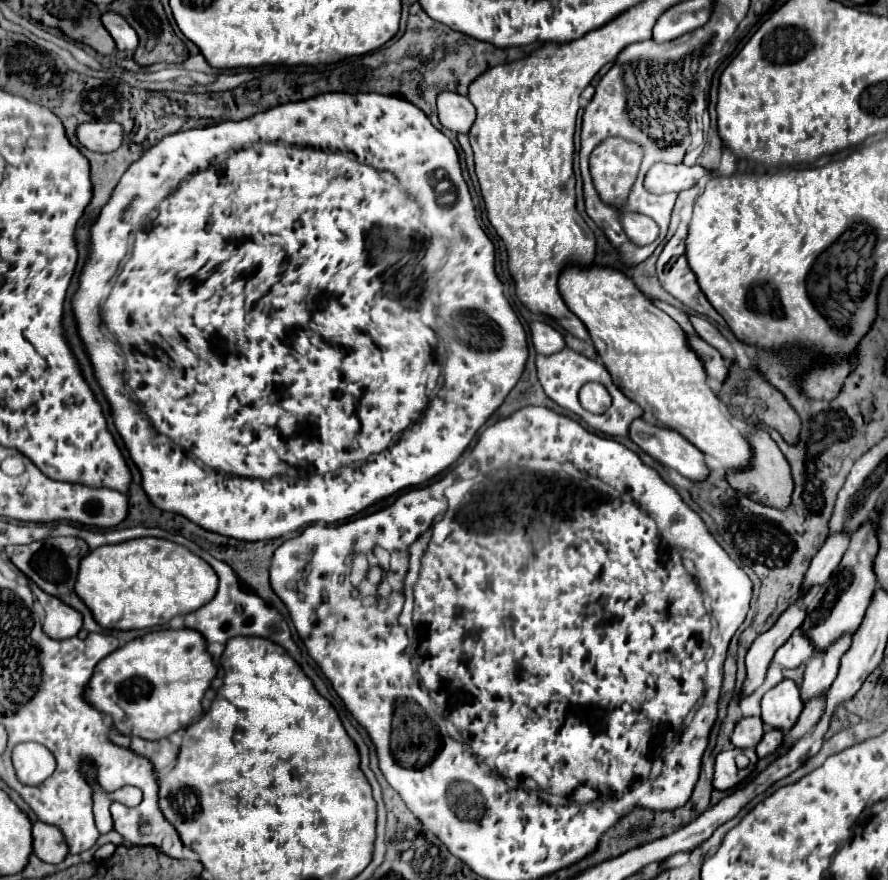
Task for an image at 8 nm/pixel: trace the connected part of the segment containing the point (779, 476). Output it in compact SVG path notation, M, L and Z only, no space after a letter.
M762 430L752 432L748 436L752 448L754 448L754 460L752 466L744 472L738 472L734 476L728 476L728 482L734 490L742 492L744 496L748 496L754 502L760 502L764 506L770 508L778 508L778 510L786 510L792 502L792 492L794 492L794 480L792 480L792 470L790 464L786 462L784 454L780 452L780 448L776 446L776 442Z

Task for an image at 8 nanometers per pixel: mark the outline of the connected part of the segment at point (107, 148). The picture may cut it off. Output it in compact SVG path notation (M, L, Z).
M86 122L78 126L78 140L94 152L114 152L122 146L124 128L118 122Z

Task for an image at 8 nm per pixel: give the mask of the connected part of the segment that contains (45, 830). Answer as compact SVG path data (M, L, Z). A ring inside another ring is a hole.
M38 820L34 822L32 834L34 834L34 854L38 858L42 858L44 862L52 862L52 864L58 864L66 858L68 842L62 836L62 830L58 826Z

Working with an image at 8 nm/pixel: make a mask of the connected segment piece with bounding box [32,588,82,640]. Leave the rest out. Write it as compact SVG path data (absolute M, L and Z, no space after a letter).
M32 588L32 592L36 594L38 602L42 602L44 610L46 610L44 632L50 638L64 640L64 638L70 638L70 636L78 634L78 630L82 628L82 614L78 610L64 604L56 596L50 596L50 594L42 592L40 588Z

